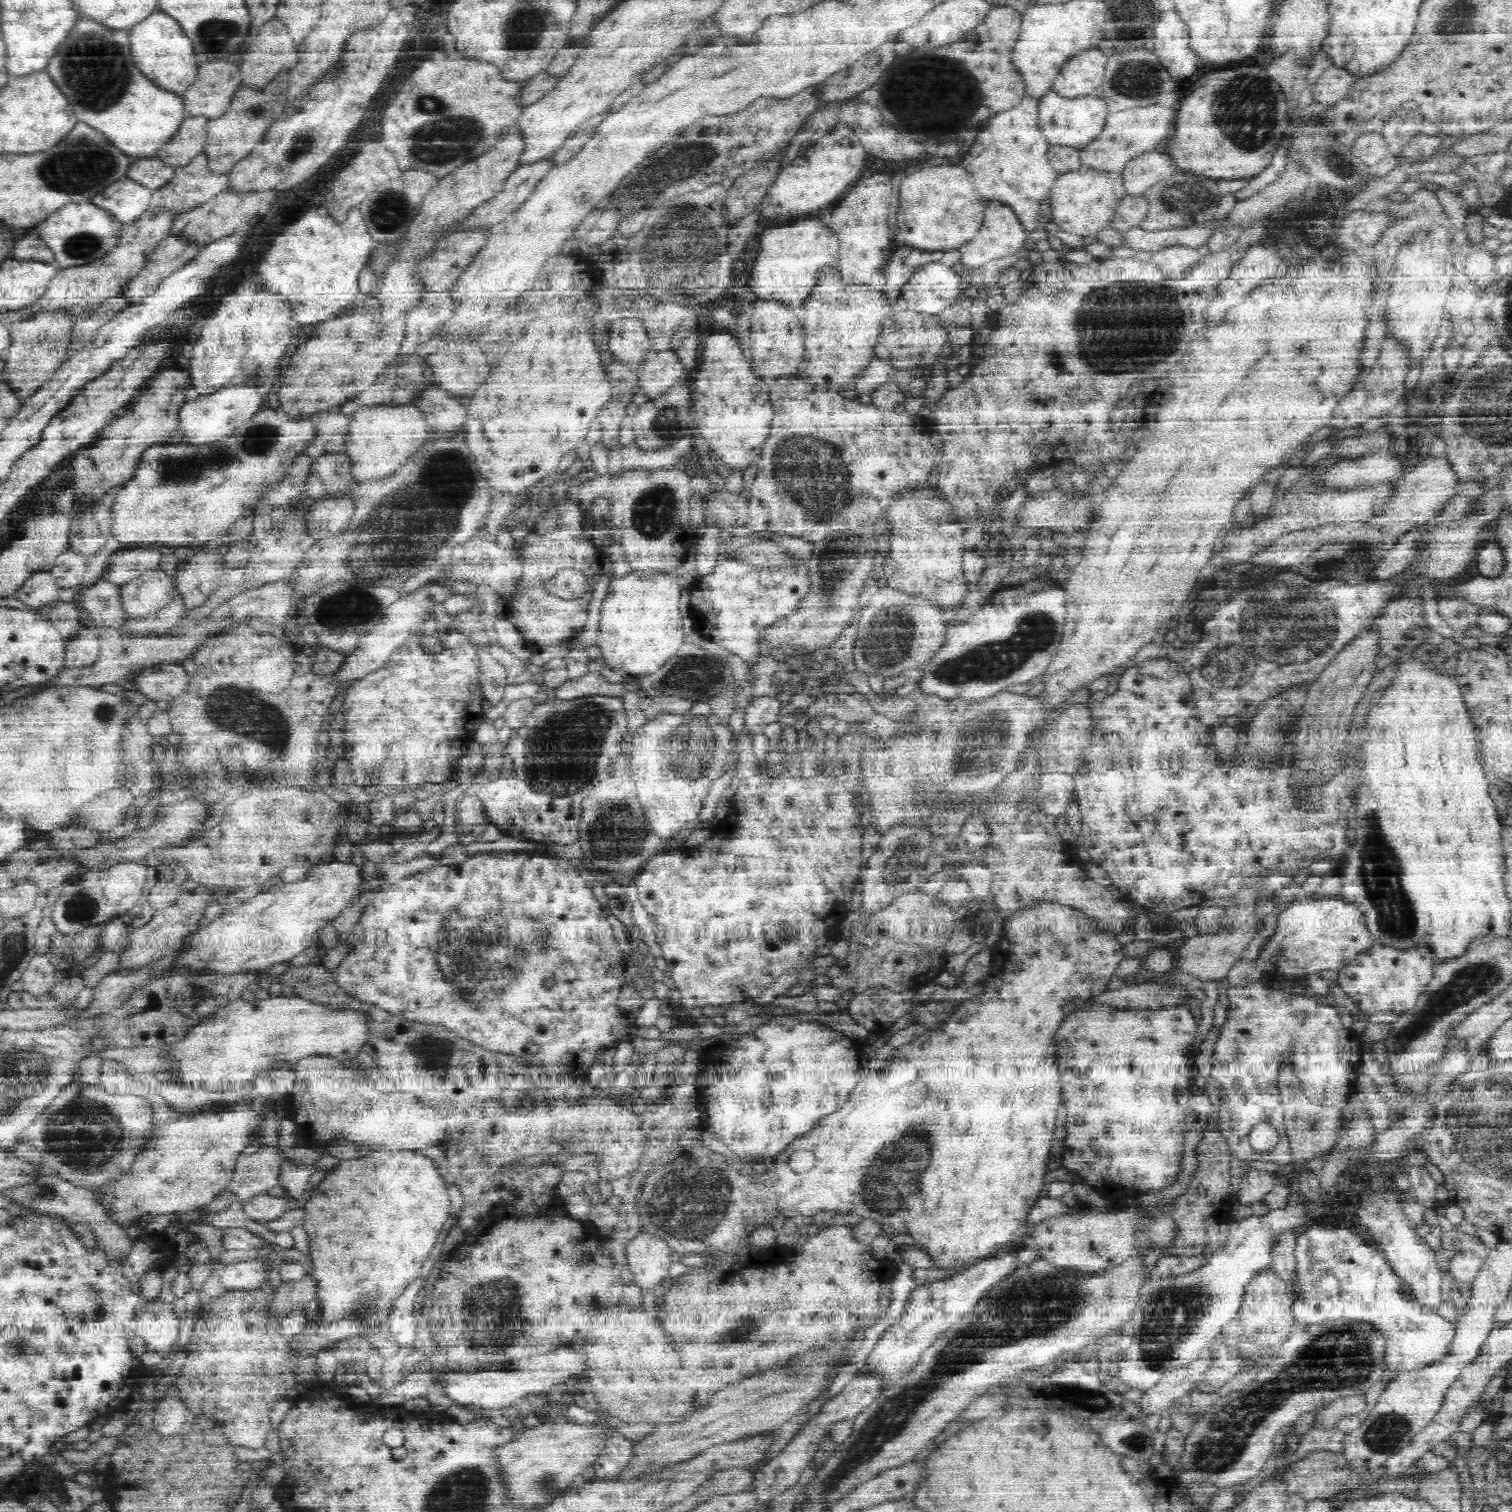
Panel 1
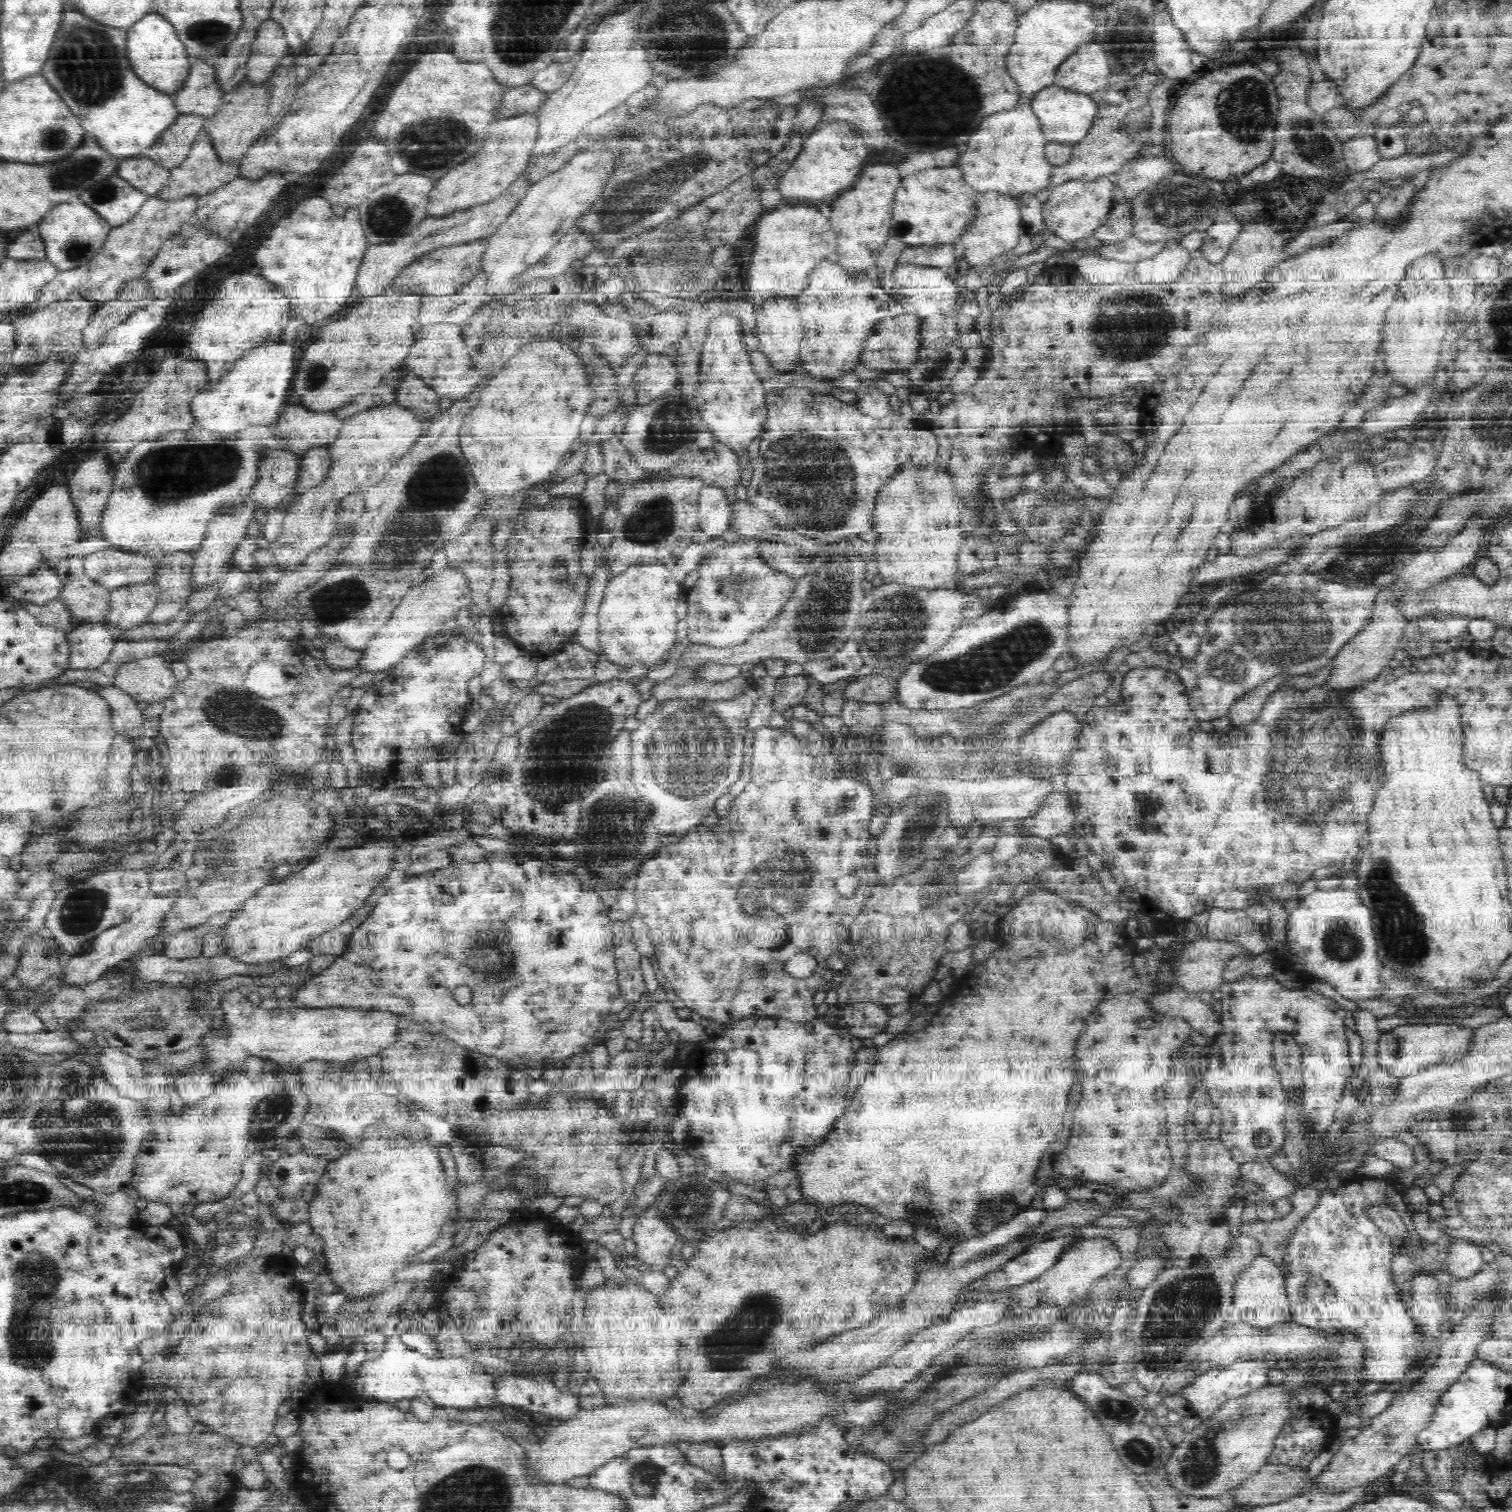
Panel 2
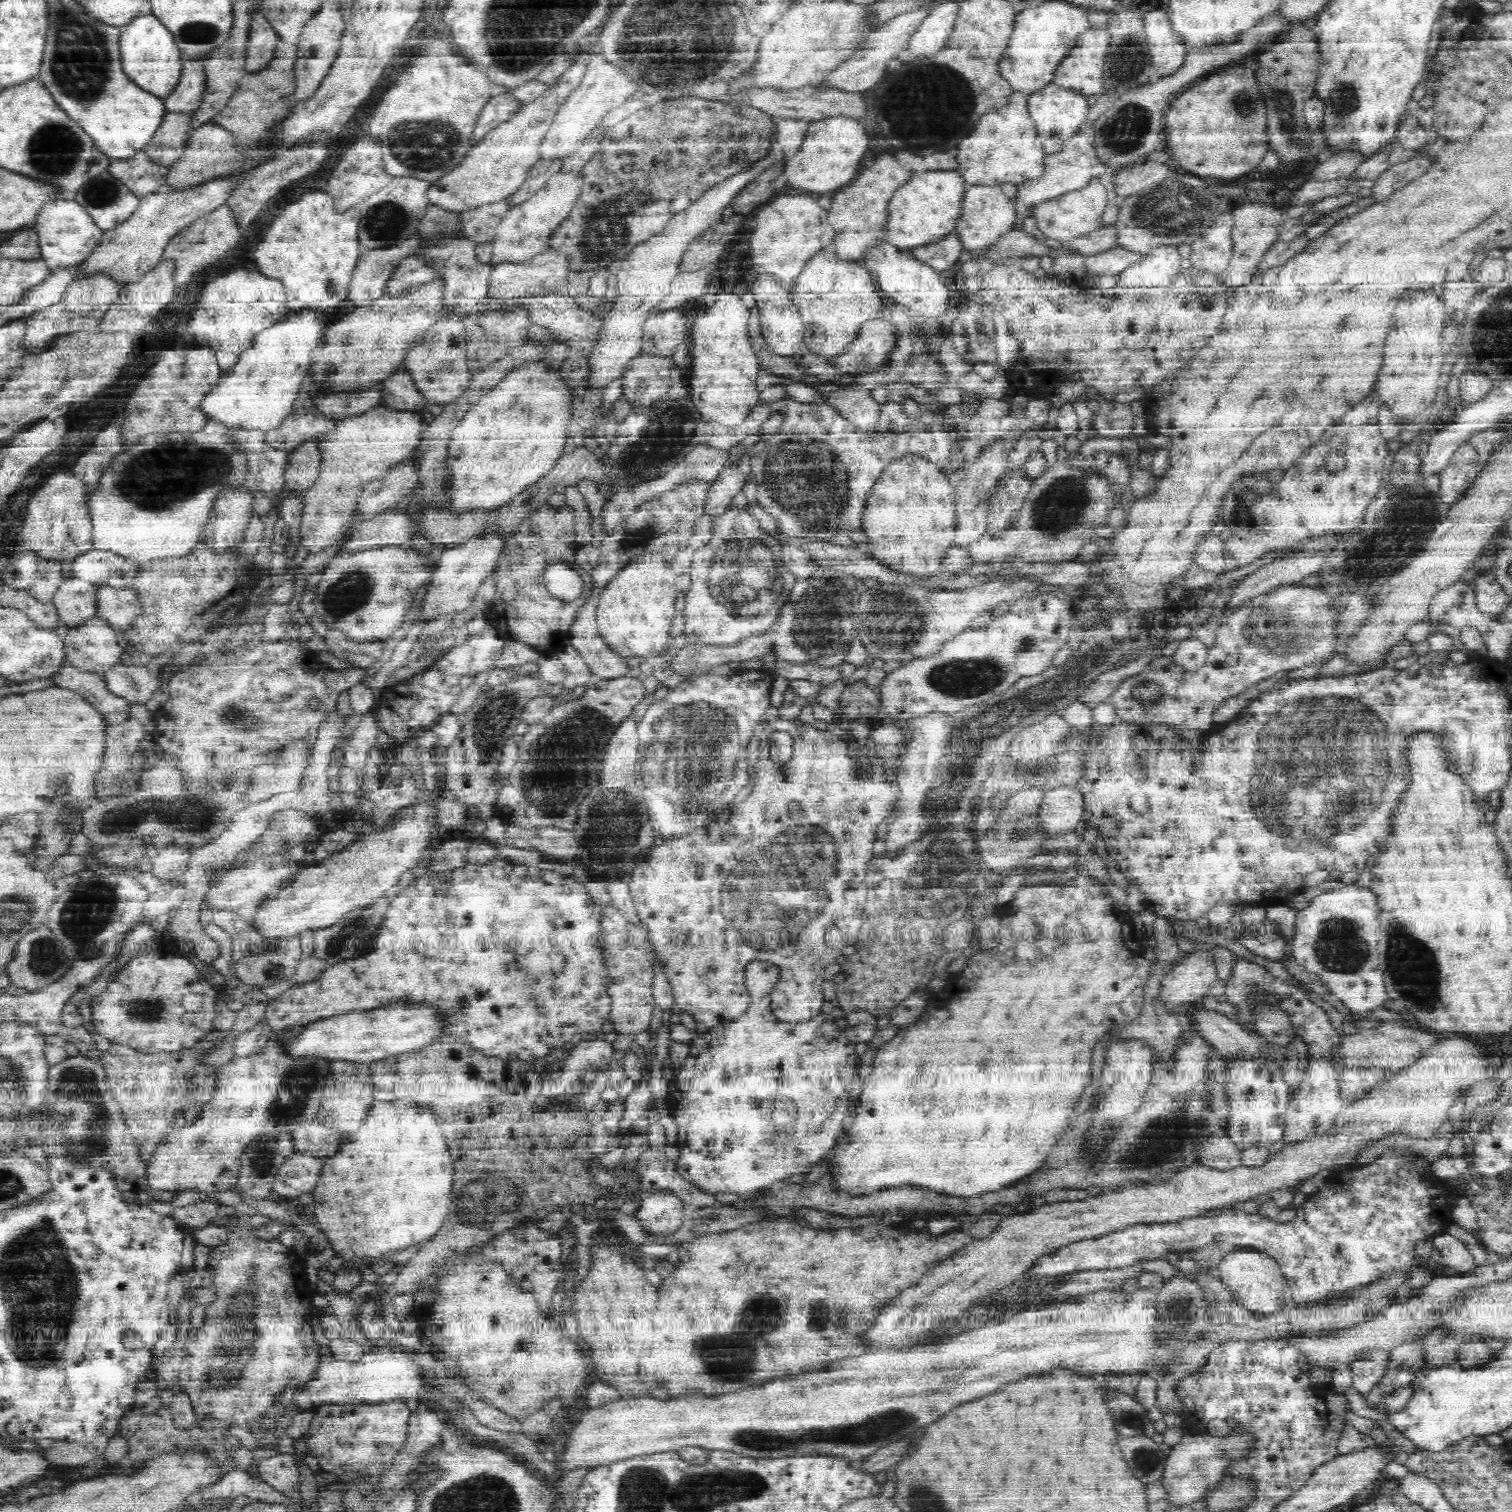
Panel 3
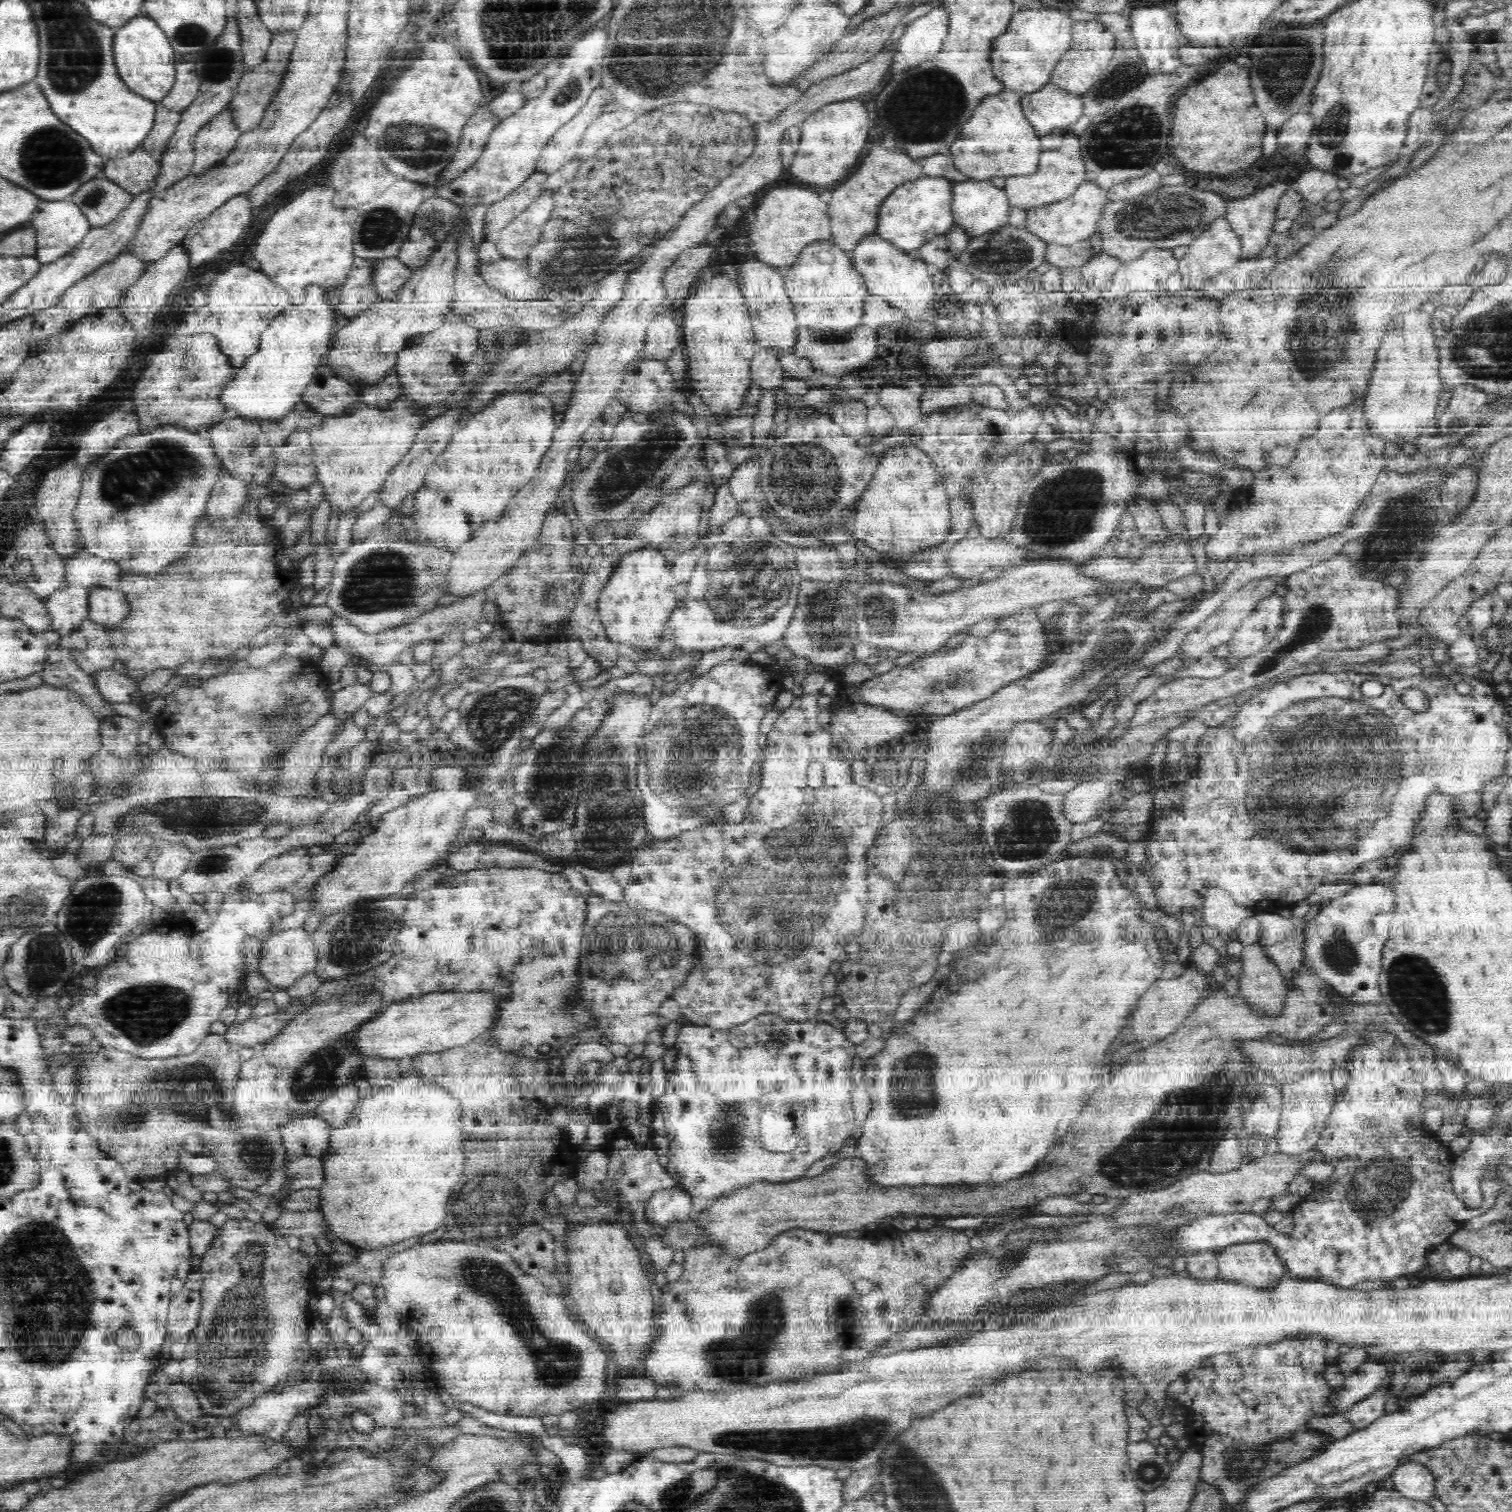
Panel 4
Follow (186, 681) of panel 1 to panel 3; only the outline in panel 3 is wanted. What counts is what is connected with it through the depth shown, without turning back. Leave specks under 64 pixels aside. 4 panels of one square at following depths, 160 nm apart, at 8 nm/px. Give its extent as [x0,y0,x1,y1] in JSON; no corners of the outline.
[103,662,162,704]

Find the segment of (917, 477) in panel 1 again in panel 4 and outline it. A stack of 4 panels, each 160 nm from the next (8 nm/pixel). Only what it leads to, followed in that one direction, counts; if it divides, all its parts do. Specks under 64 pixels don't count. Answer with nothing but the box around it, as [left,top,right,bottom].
[759,413,888,536]

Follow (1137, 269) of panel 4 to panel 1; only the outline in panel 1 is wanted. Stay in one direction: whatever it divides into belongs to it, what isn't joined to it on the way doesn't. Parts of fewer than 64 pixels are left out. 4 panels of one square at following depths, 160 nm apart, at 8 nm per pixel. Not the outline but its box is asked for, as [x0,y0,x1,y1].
[1152,245,1202,276]

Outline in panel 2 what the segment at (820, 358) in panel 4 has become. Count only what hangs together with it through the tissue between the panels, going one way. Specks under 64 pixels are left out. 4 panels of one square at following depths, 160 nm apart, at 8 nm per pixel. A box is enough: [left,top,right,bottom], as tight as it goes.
[862,308,924,372]

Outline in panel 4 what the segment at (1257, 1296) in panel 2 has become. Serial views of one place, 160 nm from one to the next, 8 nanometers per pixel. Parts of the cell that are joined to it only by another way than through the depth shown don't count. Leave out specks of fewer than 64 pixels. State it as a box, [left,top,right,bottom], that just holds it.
[1217,1243,1288,1291]

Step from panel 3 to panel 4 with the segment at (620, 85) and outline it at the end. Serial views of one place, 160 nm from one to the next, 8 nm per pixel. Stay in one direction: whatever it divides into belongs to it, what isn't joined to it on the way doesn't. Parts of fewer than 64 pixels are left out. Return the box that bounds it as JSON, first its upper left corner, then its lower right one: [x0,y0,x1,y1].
[536,86,614,172]

